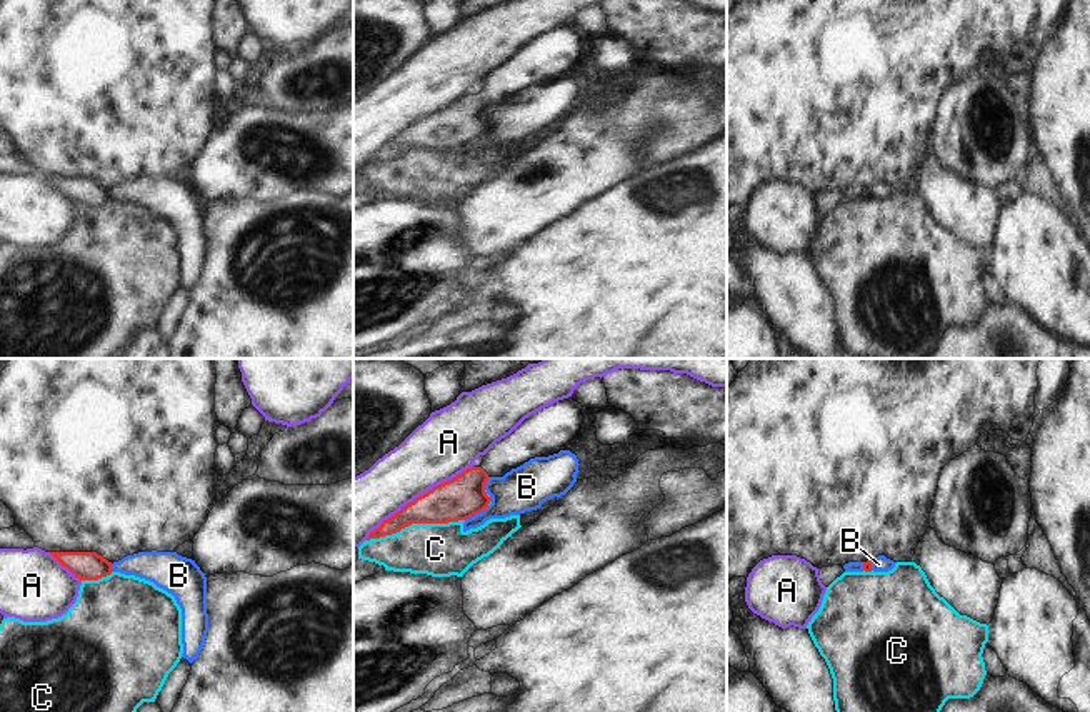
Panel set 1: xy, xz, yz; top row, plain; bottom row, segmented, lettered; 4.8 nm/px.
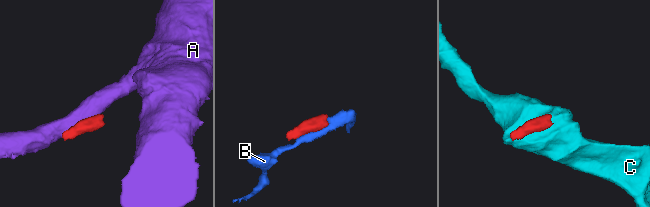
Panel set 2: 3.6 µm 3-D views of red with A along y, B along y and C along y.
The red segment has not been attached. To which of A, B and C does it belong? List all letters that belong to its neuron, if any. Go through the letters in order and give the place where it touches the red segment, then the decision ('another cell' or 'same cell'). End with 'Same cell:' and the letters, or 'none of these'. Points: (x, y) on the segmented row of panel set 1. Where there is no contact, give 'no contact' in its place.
A: xz (420, 496) | another cell
B: xz (477, 512) | another cell
C: xz (415, 522) | another cell
Same cell: none of these

